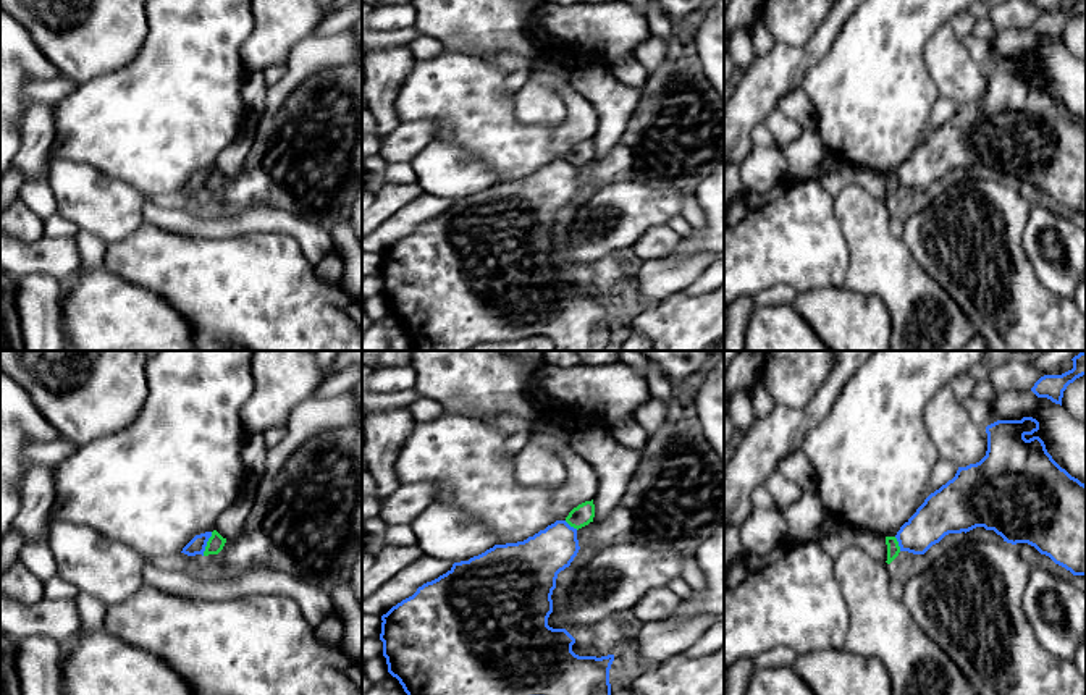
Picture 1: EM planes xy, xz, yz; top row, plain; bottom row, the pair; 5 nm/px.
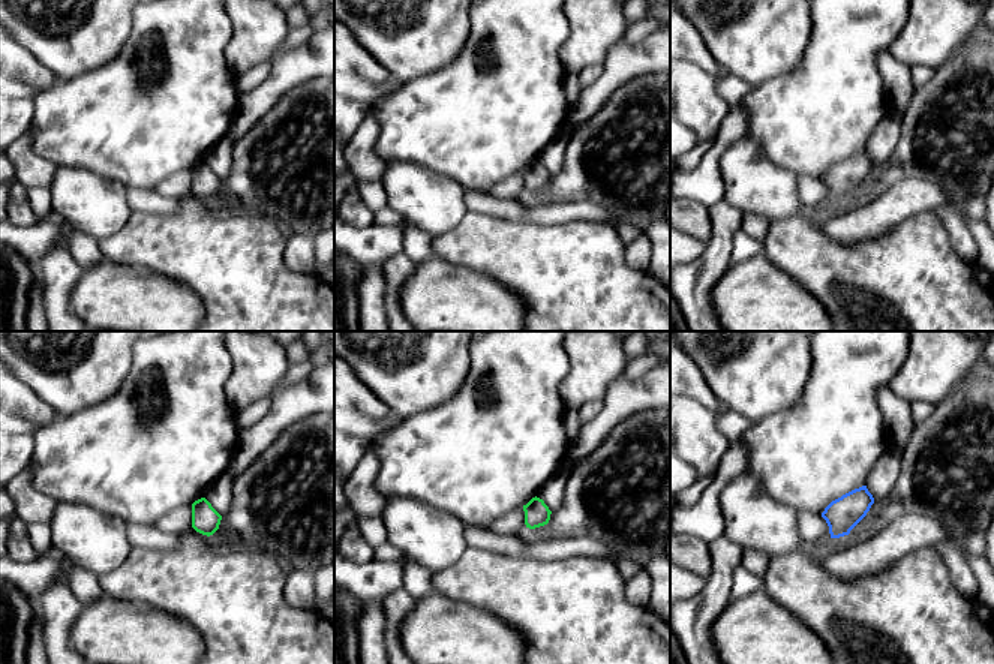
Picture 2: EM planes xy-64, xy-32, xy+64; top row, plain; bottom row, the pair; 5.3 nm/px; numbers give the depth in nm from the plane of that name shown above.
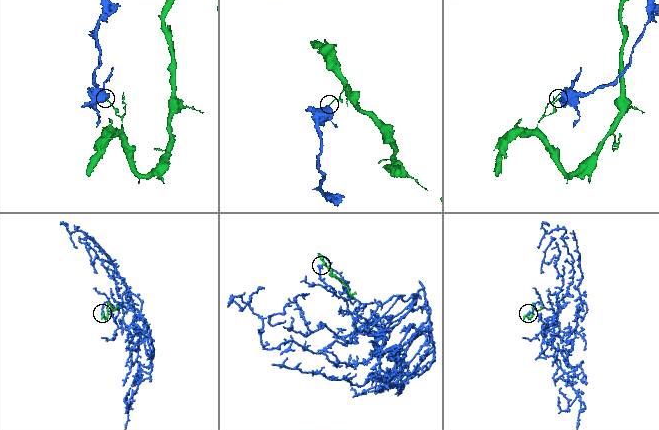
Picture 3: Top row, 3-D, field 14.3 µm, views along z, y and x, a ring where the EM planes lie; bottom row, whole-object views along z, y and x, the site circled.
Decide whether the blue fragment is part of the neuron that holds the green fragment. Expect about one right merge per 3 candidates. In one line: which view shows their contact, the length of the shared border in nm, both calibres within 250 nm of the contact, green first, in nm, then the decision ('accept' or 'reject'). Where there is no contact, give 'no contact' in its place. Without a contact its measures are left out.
xy | 130 nm | 90/80 nm | reject

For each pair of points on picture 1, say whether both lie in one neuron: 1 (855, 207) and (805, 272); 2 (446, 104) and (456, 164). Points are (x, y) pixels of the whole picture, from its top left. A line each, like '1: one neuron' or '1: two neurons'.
1: two neurons
2: two neurons

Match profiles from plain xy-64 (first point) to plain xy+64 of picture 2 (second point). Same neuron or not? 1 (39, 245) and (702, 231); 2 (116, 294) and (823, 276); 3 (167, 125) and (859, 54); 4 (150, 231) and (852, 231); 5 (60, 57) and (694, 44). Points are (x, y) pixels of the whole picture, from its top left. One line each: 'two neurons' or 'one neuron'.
1: two neurons
2: two neurons
3: one neuron
4: two neurons
5: two neurons

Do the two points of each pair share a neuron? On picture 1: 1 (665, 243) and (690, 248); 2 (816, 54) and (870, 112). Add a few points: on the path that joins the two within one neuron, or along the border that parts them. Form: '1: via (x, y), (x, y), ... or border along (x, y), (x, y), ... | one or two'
1: border along (681, 236), (676, 248), (666, 257) | two
2: border along (842, 25), (831, 49), (799, 86) | two

